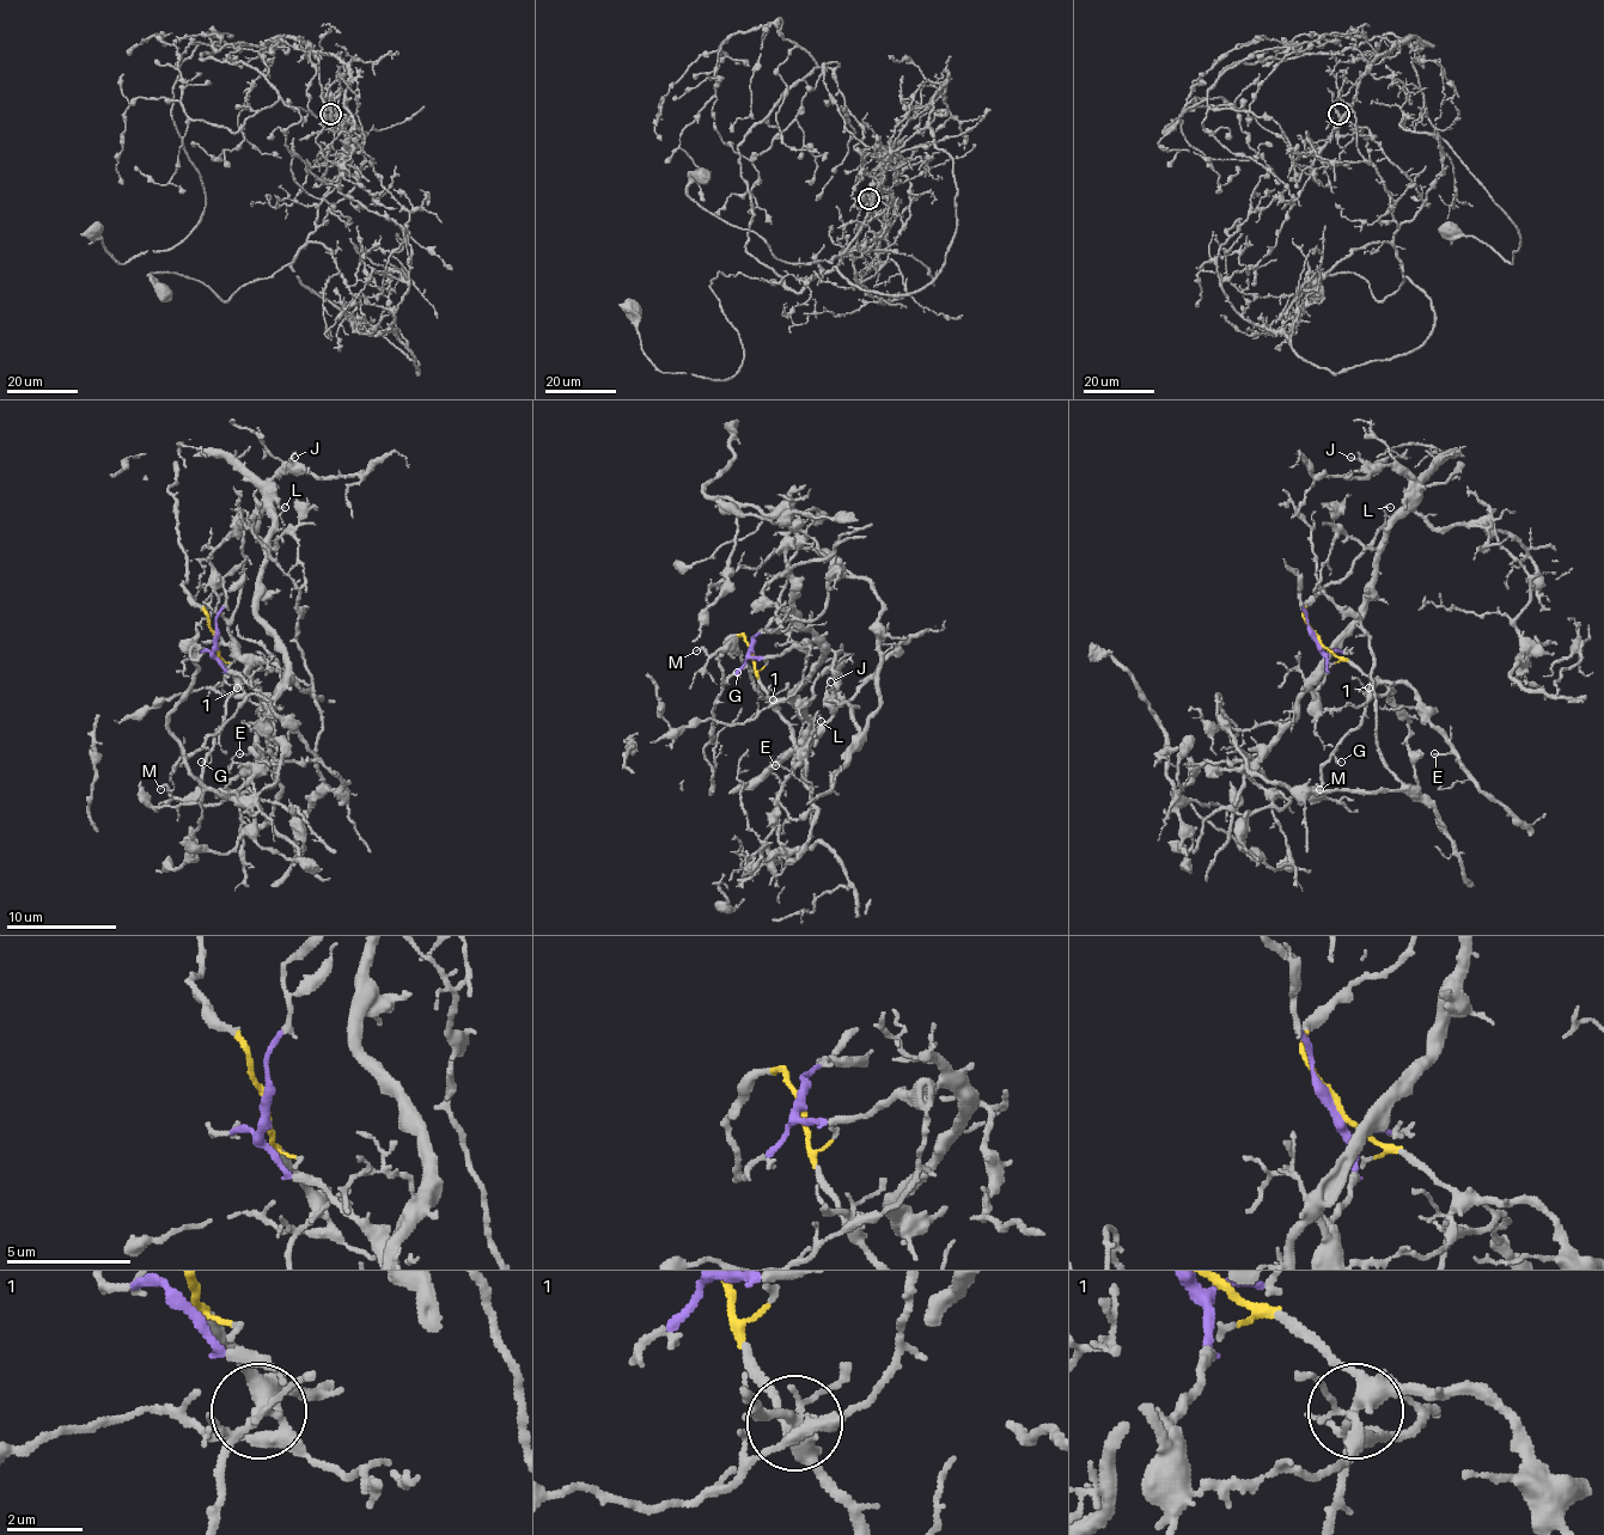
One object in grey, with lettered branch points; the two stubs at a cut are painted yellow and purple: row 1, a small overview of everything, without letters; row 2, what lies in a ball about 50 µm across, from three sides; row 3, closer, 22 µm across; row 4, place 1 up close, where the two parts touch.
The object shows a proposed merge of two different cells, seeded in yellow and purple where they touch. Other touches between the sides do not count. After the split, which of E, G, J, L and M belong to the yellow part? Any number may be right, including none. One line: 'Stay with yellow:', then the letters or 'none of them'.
Stay with yellow: E, G, M

